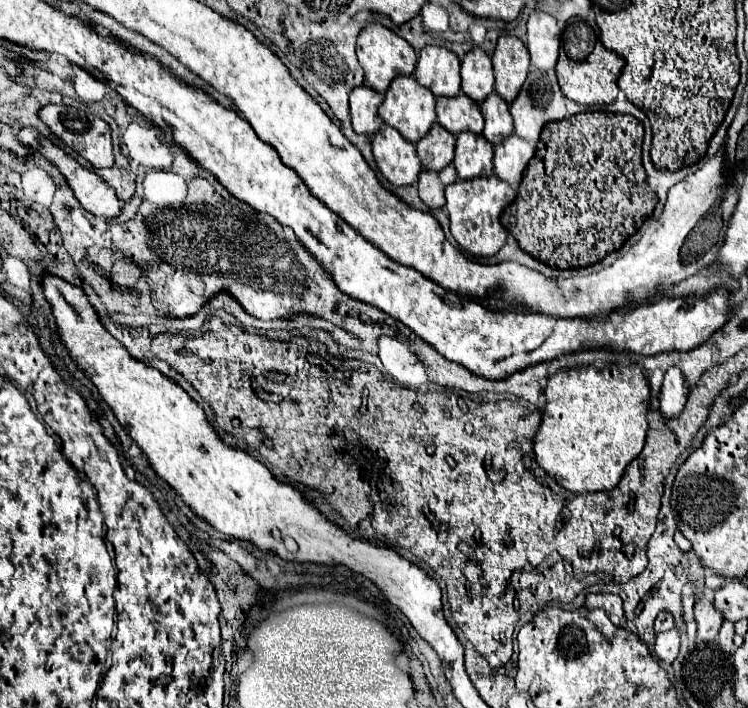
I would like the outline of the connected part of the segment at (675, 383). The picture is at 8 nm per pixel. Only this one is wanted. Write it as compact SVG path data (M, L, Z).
M669 369L665 373L665 379L663 379L663 387L661 387L661 393L659 393L659 411L665 419L671 419L675 417L677 413L683 411L685 407L685 401L687 401L687 391L685 391L685 379L681 375L681 371L677 369Z

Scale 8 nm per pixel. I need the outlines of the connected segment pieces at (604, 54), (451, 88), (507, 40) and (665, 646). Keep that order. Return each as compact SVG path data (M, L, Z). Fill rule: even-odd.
M601 41L595 43L593 51L583 59L583 61L573 61L571 57L567 57L567 53L559 55L557 61L557 79L559 79L559 87L563 91L565 97L569 97L571 101L579 103L579 105L607 105L613 103L619 87L617 87L617 79L623 71L623 59L605 49Z
M425 47L419 53L419 61L413 77L423 87L431 89L435 97L453 97L461 91L461 63L457 55L445 47Z
M503 35L497 41L493 53L493 69L495 69L495 91L511 103L521 89L521 83L527 79L529 71L529 51L519 37Z
M669 629L665 633L657 633L657 639L655 639L657 657L661 661L665 661L665 663L671 663L679 653L679 643L681 643L681 639L679 639L677 629Z

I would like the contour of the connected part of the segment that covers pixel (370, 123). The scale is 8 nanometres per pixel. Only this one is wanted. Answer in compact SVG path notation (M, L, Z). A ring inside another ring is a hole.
M359 85L349 95L349 107L351 107L351 119L355 133L361 135L375 135L379 127L383 125L383 119L379 115L379 105L383 103L383 95L367 85Z

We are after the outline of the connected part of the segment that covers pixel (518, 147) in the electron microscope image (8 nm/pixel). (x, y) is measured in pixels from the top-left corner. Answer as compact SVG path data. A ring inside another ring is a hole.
M517 135L503 139L495 147L495 159L493 159L495 175L513 187L519 185L523 171L525 171L525 167L533 155L535 155L533 143L517 137Z

